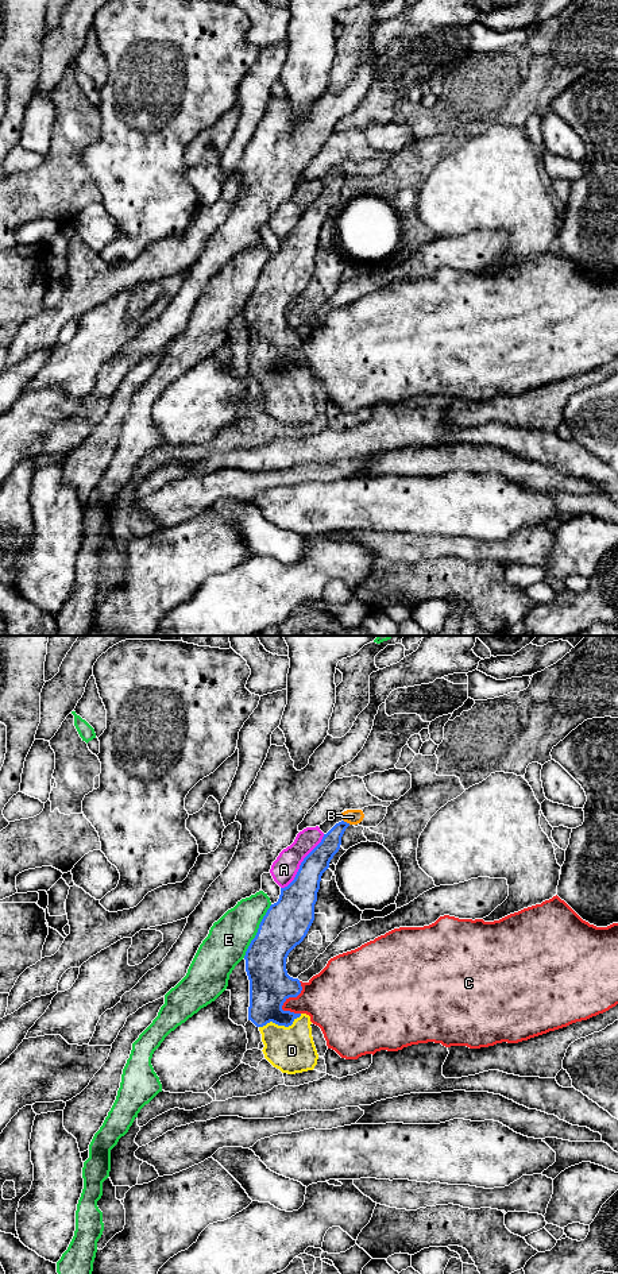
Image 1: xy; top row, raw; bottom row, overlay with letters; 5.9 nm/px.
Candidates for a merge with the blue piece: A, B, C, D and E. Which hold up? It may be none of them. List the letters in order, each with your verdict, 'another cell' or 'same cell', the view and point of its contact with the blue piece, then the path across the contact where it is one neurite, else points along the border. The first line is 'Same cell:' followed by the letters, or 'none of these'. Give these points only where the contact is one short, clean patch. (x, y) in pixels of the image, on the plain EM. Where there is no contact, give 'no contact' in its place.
Same cell: D
A: another cell | xy (301, 215)
B: another cell | xy (346, 174) | along xy (343, 172), (350, 176)
C: another cell | xy (293, 348) | along xy (300, 334), (301, 343), (284, 355), (284, 363)
D: same cell | xy (279, 377) | across xy (270, 338), (270, 367), (279, 377), (292, 402)
E: another cell | xy (258, 284)

